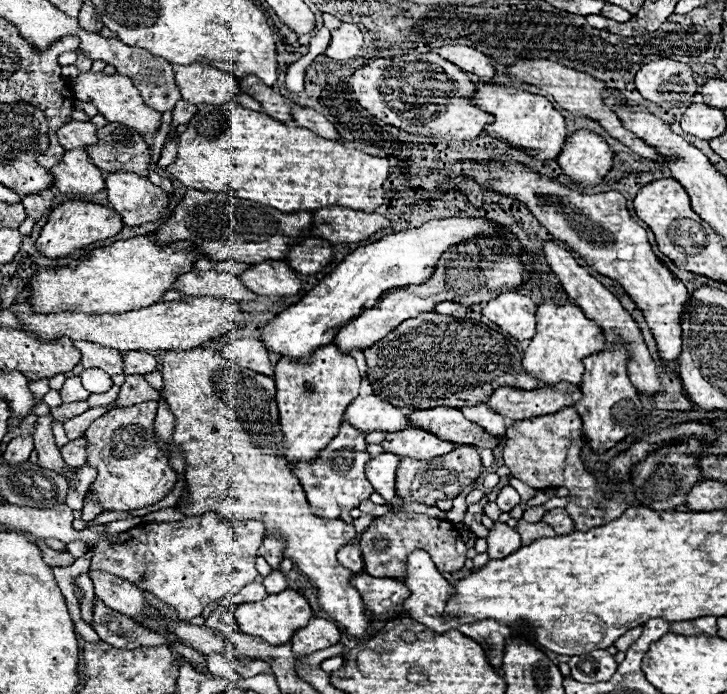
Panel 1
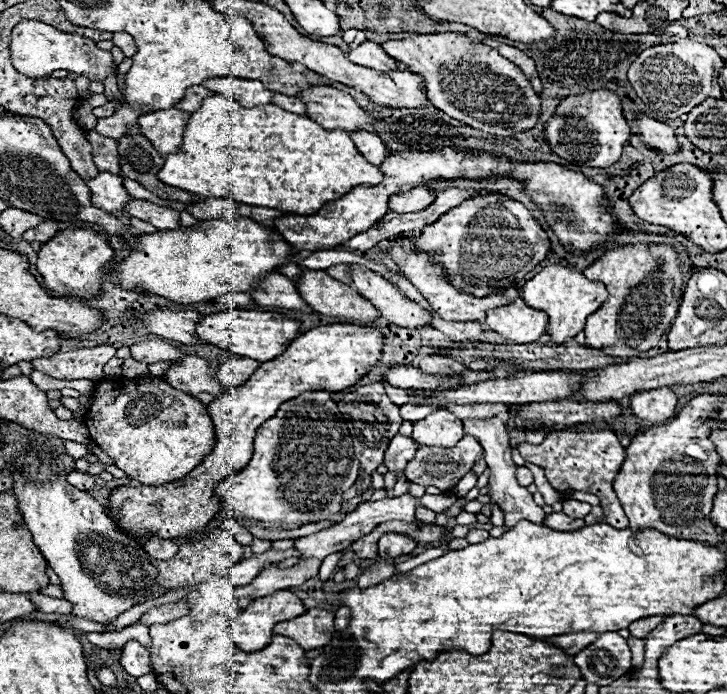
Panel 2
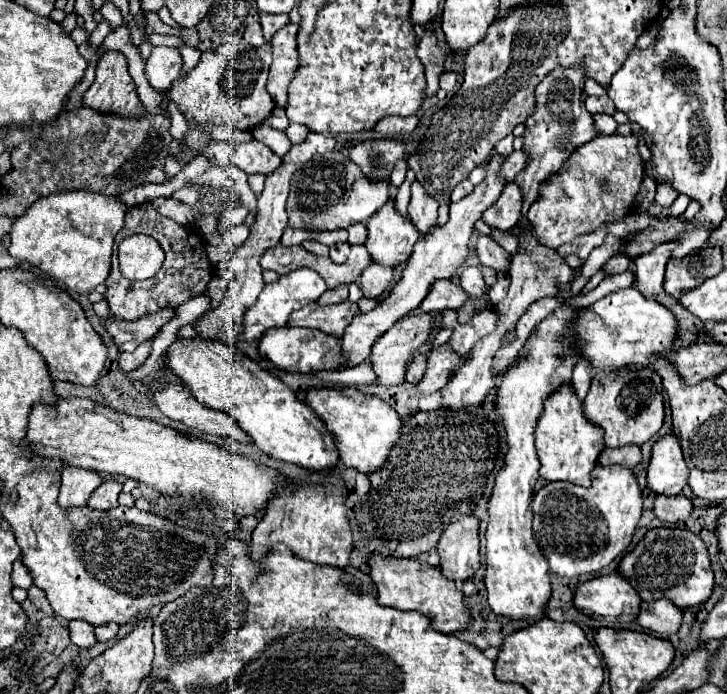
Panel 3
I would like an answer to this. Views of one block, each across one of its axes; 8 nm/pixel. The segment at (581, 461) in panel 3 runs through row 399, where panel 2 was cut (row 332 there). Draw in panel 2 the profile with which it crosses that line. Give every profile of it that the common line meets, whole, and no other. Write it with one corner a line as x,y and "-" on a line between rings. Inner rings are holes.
550,264
542,268
532,280
524,284
522,298
528,306
536,310
544,310
550,316
548,322
548,340
552,342
566,342
568,338
574,338
580,330
584,330
586,318
600,308
600,304
608,298
608,292
602,282
584,278
582,272
570,270
562,264

